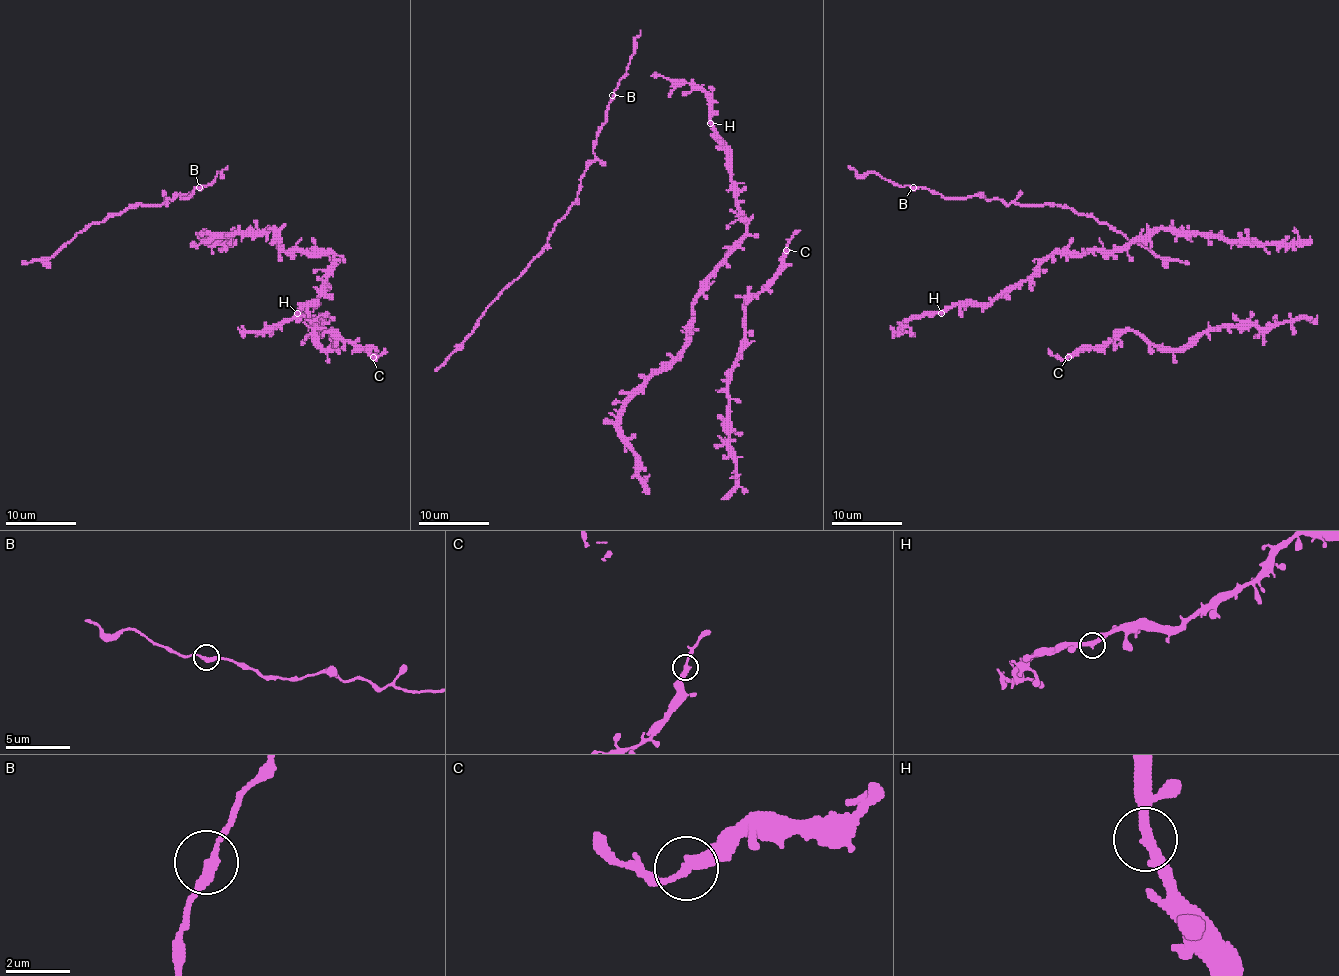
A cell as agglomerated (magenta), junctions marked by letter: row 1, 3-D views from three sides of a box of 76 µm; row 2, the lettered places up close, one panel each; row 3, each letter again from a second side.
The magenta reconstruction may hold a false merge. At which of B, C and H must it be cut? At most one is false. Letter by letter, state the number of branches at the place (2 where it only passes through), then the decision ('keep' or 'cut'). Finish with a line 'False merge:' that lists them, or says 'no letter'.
B: 2 | keep
C: 2 | keep
H: 2 | keep
False merge: no letter

